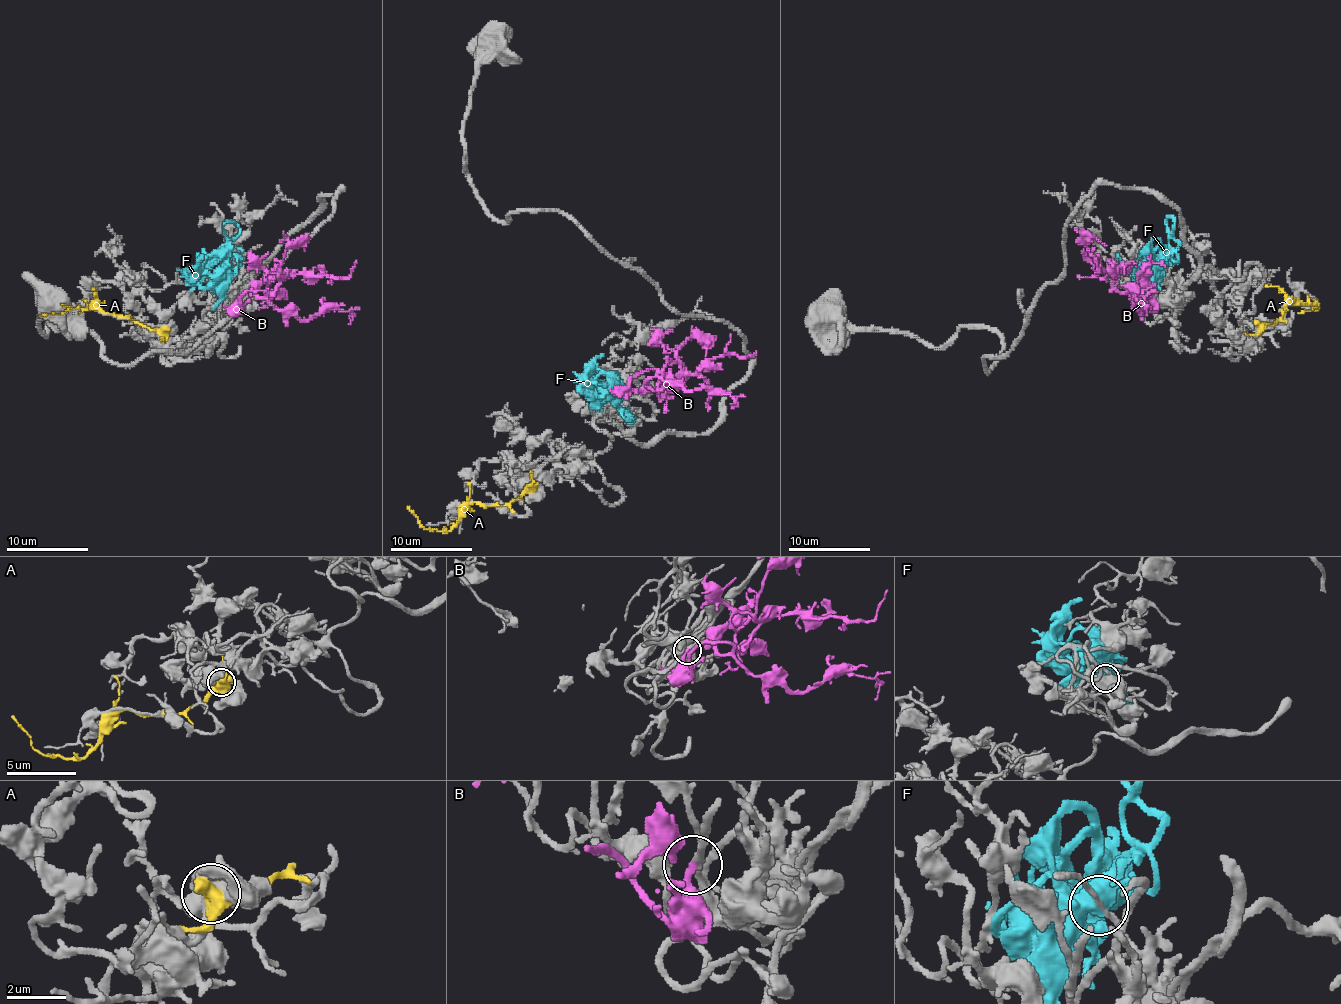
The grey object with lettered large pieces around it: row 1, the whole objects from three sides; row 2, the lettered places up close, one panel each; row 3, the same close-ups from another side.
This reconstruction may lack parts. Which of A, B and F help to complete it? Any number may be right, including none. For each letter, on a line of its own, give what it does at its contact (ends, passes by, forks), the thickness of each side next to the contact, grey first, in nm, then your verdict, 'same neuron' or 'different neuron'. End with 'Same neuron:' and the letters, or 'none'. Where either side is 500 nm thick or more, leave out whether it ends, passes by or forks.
A: calibres 360 and 600 nm; different neuron
B: it ends; calibres 240 and 240 nm; same neuron
F: calibres 130 and 650 nm; different neuron
Same neuron: B

